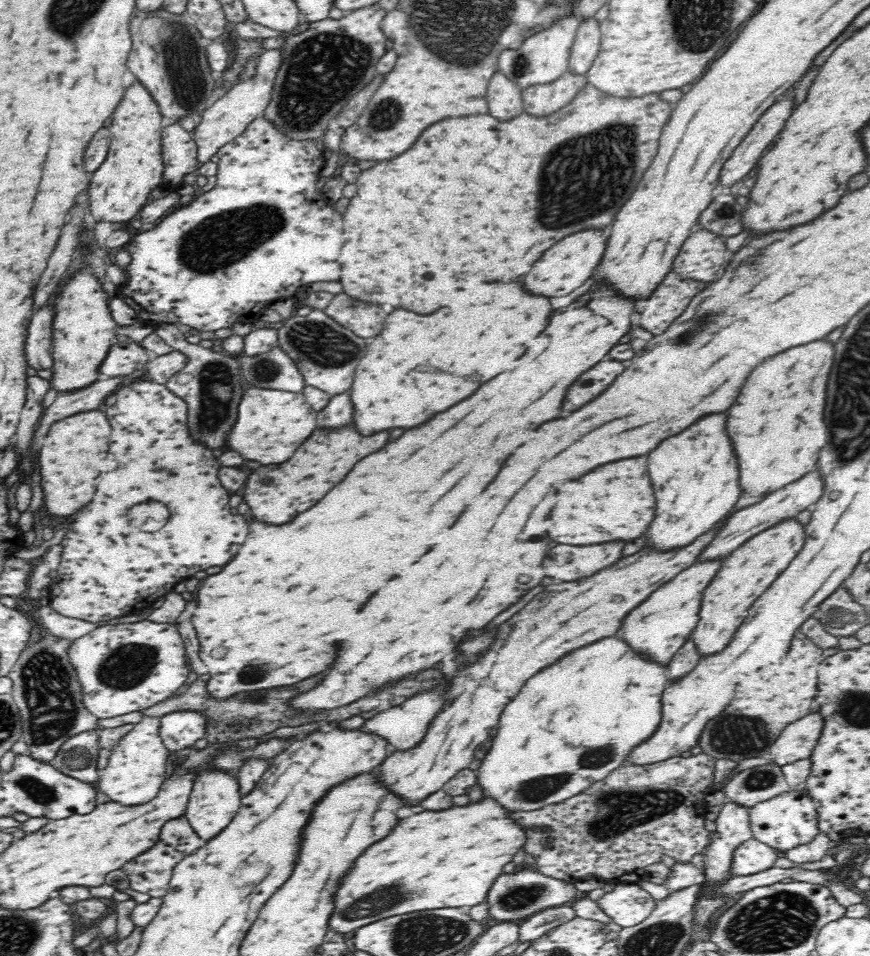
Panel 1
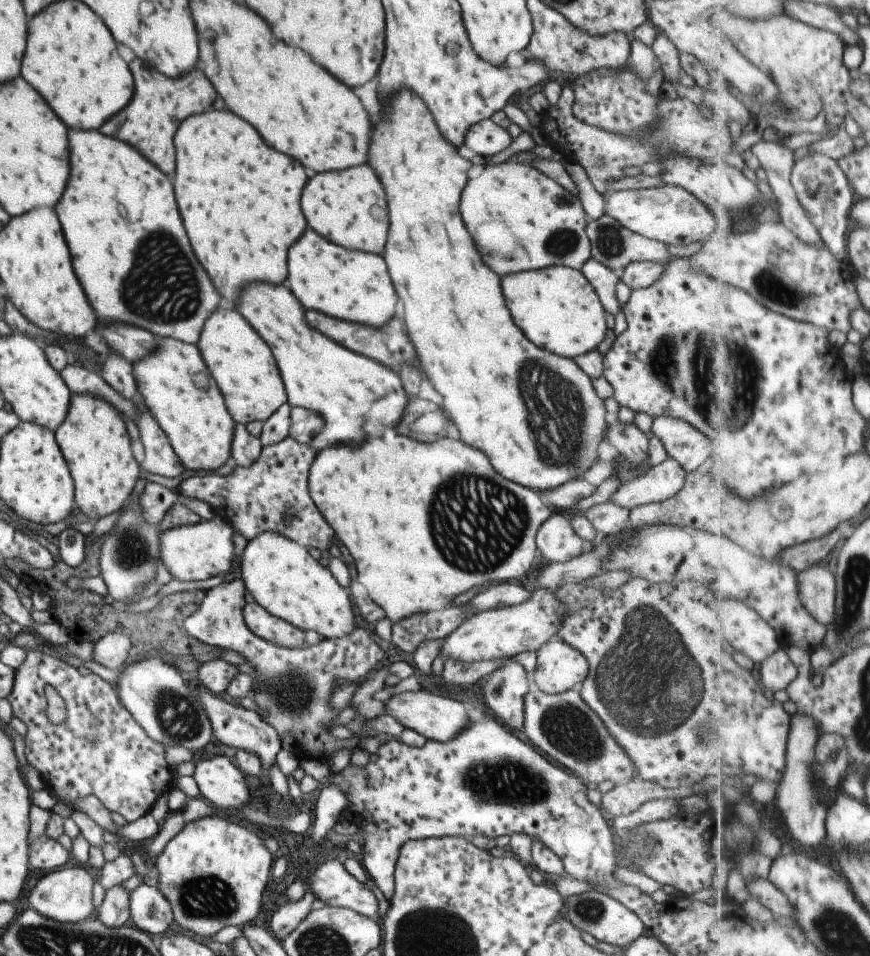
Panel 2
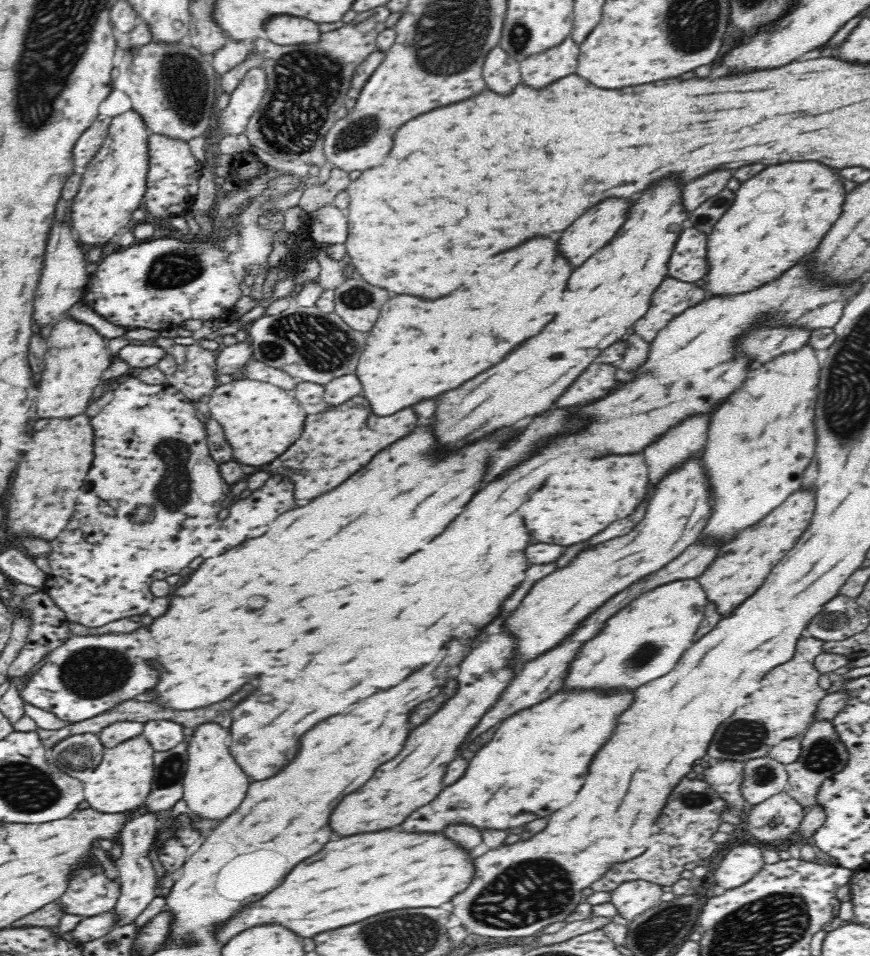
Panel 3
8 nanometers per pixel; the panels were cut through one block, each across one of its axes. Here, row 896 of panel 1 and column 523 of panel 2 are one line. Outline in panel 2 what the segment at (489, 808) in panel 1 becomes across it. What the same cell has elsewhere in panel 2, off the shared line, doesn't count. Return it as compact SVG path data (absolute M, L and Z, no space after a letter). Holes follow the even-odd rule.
M401 88L399 92L393 92L383 104L379 104L377 118L371 126L371 144L369 144L369 152L367 152L367 166L377 174L379 182L383 186L383 192L387 196L389 234L387 234L385 252L381 252L381 256L387 264L387 272L389 272L389 278L391 278L393 288L397 292L397 298L403 304L403 324L407 328L407 334L411 336L411 342L415 344L415 352L419 352L419 360L421 360L421 366L423 366L425 374L429 376L429 384L443 398L443 404L447 406L447 410L451 412L451 416L457 424L459 438L465 444L481 450L489 458L491 466L501 476L505 476L507 480L513 480L521 486L545 491L549 488L554 489L565 482L581 479L593 462L597 460L599 441L601 439L605 440L603 434L605 434L609 417L605 412L603 400L593 391L589 378L579 370L572 360L549 354L549 352L533 346L517 330L517 326L511 322L511 316L505 308L505 302L503 302L503 296L501 296L501 290L499 290L499 276L481 262L479 252L477 252L477 248L475 248L475 244L473 244L473 240L471 240L471 236L469 236L469 232L467 232L467 228L465 228L465 224L461 222L461 216L459 216L459 208L457 208L459 206L459 194L461 194L461 190L467 182L467 172L469 172L471 164L459 156L459 152L453 144L443 140L443 136L439 134L439 130L433 122L431 112L423 104L423 100L419 96L415 96L413 92L409 92L407 88Z

